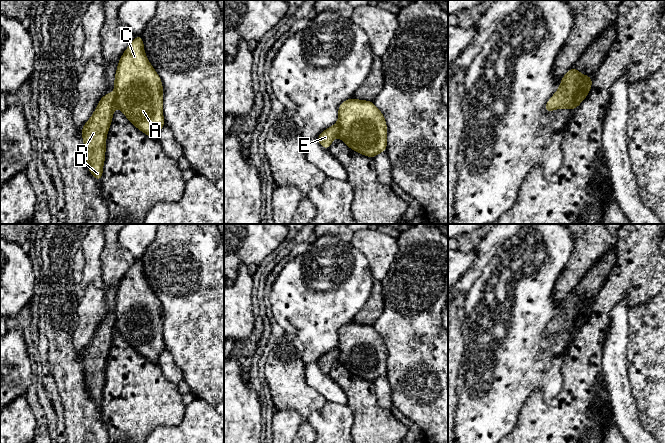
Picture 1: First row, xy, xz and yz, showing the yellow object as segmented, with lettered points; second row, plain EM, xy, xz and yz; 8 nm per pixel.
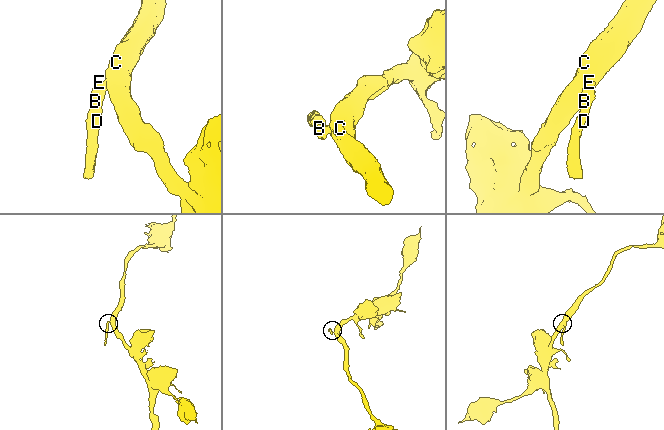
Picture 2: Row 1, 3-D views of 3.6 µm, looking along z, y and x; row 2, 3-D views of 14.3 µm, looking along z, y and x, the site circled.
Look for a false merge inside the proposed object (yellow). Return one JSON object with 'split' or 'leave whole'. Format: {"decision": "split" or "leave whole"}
{"decision": "split"}

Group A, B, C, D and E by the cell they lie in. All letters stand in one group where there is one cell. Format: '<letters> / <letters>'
A C / B D E

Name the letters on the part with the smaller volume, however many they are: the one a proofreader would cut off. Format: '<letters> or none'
B, D, E

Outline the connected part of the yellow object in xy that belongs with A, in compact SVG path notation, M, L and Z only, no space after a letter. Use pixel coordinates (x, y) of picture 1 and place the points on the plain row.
M141 259L135 260L118 285L114 304L115 331L140 355L158 363L165 349L163 341L163 309L160 300L149 286Z

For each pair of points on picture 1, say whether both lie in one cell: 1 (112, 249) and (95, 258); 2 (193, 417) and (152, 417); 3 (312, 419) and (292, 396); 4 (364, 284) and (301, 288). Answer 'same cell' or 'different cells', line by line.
1: different cells
2: different cells
3: different cells
4: same cell

